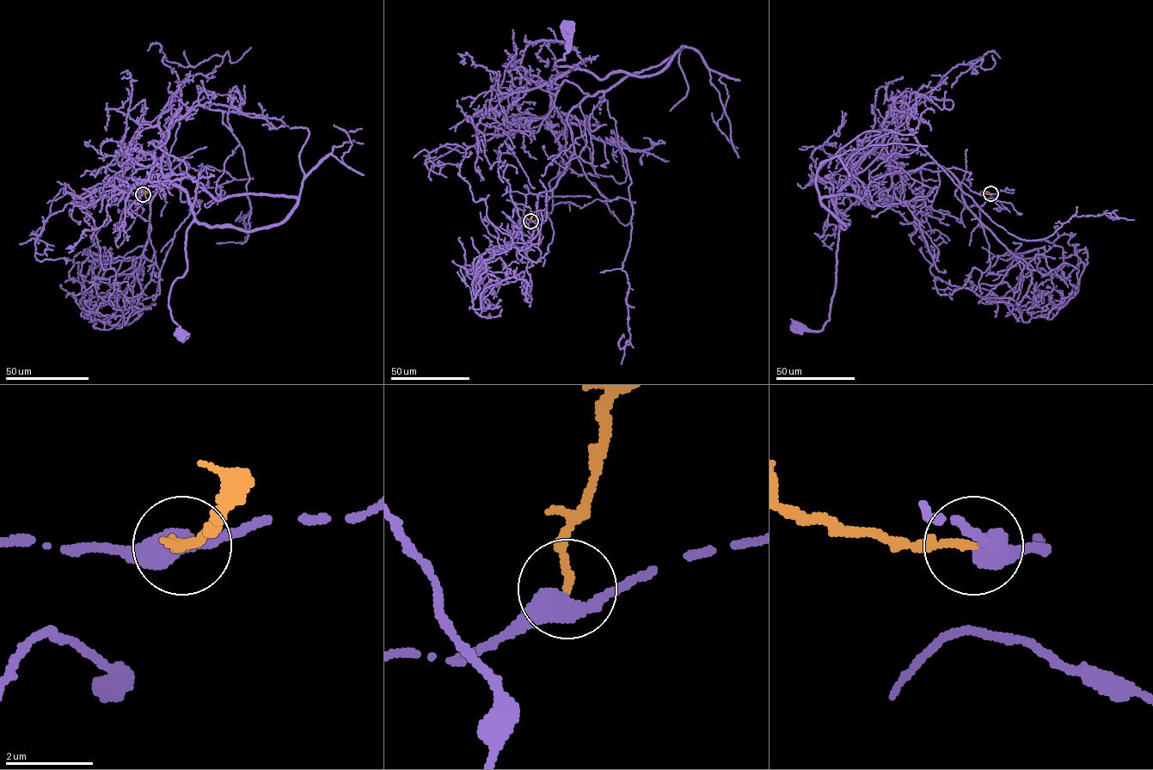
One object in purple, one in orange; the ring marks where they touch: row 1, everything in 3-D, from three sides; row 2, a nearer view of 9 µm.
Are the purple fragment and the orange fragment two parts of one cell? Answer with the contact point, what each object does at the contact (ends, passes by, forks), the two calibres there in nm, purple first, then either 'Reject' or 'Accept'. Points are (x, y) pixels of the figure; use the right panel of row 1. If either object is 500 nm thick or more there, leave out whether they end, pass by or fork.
Place: (990, 193). At the ring purple passes by. At the ring orange ends. Thickness 440 nm (purple) against 170 nm. Reject

